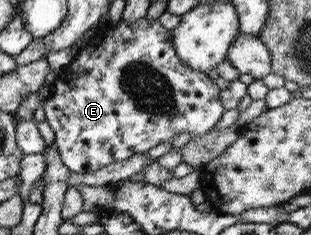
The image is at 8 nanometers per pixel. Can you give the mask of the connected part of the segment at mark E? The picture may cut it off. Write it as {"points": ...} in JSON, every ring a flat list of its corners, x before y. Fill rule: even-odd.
{"points":[[143,17,143,18,139,18,138,20,135,20,133,24,127,24,127,22,122,22,120,20,118,24,114,26,105,27,101,25,99,29,96,31,92,40,84,46,84,49,78,51,76,56,56,75,54,82,52,82,50,86,50,93,47,99,43,102,44,120,49,124,50,128,54,132,54,136,55,136,54,144,56,146,56,149,58,150,58,156,60,156,60,162,62,162,62,164,64,164,64,166,66,166,66,168,69,169,69,173,77,173,77,174,92,173,100,168,103,168,103,166,110,165,116,162,121,162,126,158,130,158,130,156,133,156,134,154,145,153,150,148,152,148,152,146,156,146,168,140,172,140,172,136,174,136,174,134,178,134,179,132,186,132,186,133,189,132,193,136,205,135,206,132,208,132,212,128,212,126,214,126,214,124,218,122,218,119,220,118,220,116,222,116,222,113,224,112,223,106,221,105,218,96,220,90,205,75,204,72,198,72,197,70,192,70,191,68,188,68,184,63,180,62,180,59,177,57,177,54,175,53,175,50,172,48,171,42,169,41,170,39,171,39,171,32,169,32,169,30,166,30,163,26,160,26,160,23,156,19,154,19,154,21,150,21,150,23,147,23,145,17]]}

